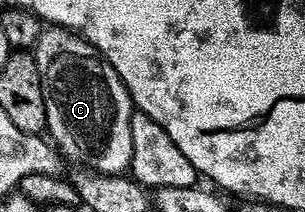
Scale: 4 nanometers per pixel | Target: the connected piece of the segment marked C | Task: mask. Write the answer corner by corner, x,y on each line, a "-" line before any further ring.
57,26
43,27
40,38
34,43
32,51
34,53
36,66
40,70
40,86
44,90
44,110
46,111
45,131
47,133
50,132
51,137
49,136
49,139
56,145
57,151
61,153
63,157
68,156
70,159
75,160
75,162
78,163
75,165
92,172
103,172
105,176
117,176
125,173
132,162
132,118
130,117
132,101
128,90
124,86
124,82
118,77
113,66
110,65
98,52
98,49
91,46
81,34
72,32
68,28
59,28

